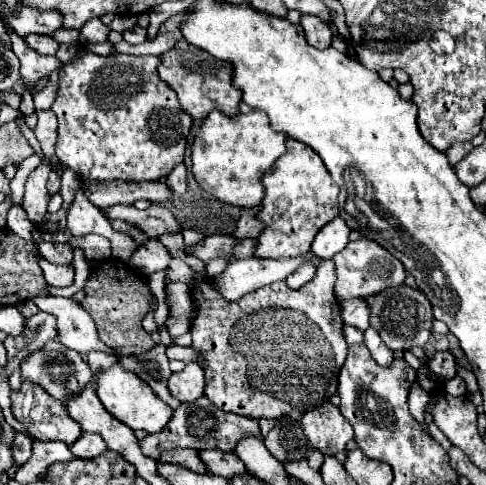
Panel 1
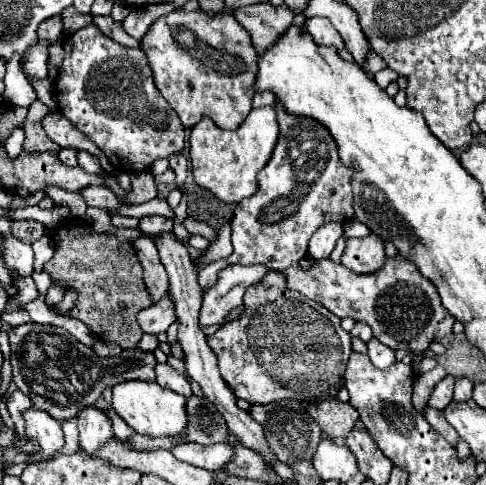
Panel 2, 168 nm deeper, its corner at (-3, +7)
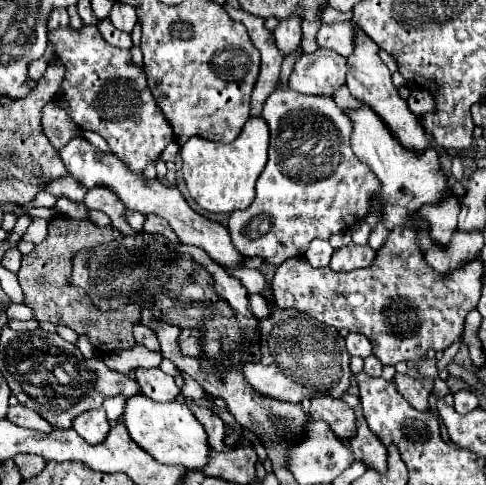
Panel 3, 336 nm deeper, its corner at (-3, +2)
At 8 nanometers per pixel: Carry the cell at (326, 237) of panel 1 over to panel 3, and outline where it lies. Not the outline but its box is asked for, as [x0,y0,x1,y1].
[304,240,334,268]

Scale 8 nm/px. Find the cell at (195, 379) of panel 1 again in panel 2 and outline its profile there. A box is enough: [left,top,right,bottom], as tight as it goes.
[156,363,192,397]

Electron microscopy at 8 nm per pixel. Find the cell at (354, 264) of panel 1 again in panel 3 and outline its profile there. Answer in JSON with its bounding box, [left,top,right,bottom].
[330,244,376,272]

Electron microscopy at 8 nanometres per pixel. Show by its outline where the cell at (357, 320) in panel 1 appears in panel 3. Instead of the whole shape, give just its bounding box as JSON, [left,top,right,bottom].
[346,332,372,360]

